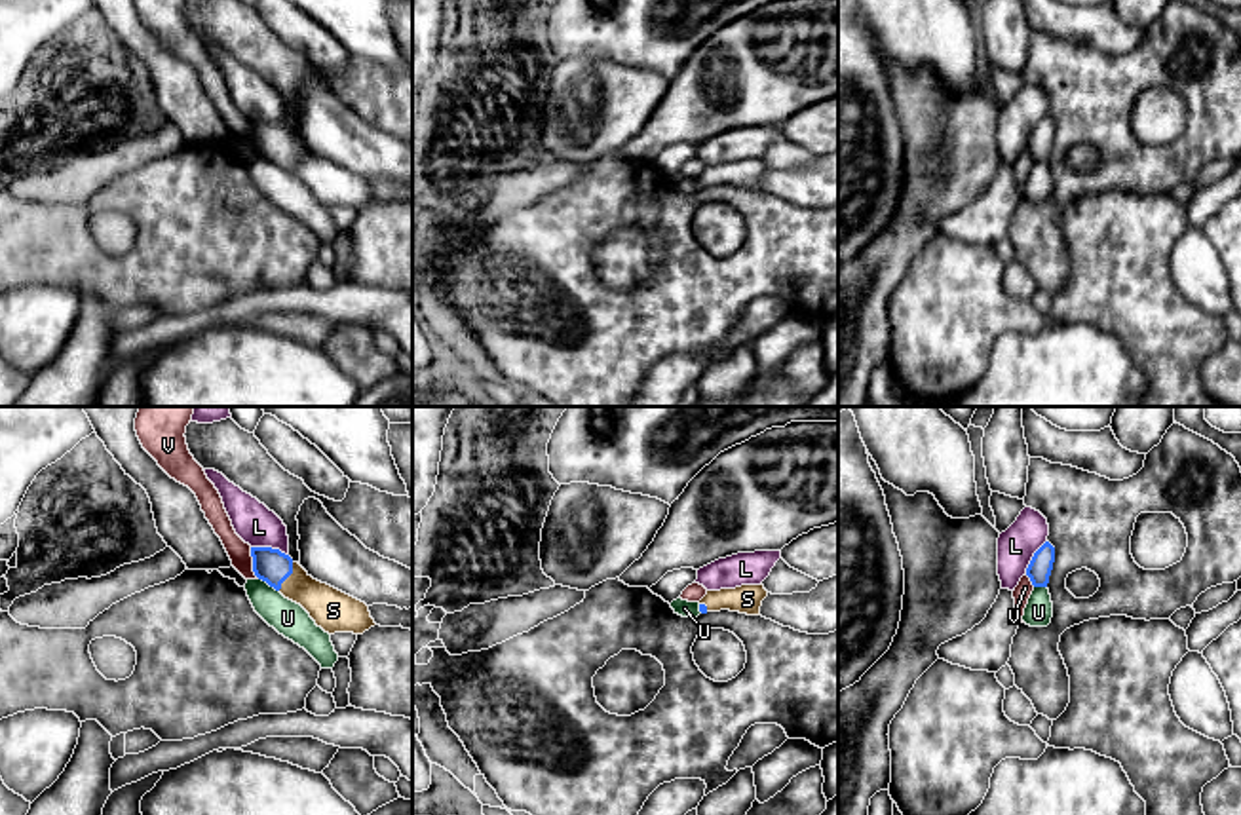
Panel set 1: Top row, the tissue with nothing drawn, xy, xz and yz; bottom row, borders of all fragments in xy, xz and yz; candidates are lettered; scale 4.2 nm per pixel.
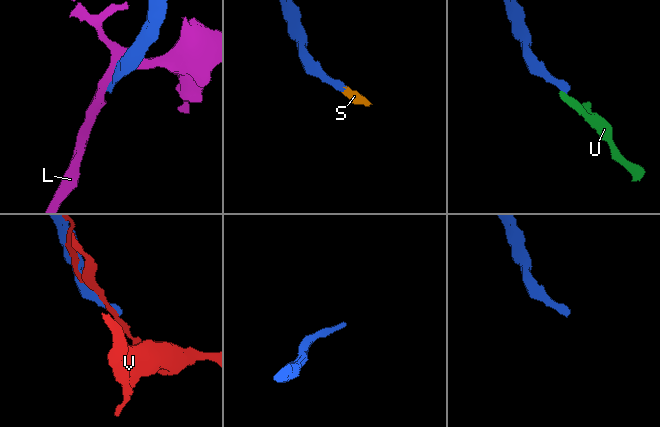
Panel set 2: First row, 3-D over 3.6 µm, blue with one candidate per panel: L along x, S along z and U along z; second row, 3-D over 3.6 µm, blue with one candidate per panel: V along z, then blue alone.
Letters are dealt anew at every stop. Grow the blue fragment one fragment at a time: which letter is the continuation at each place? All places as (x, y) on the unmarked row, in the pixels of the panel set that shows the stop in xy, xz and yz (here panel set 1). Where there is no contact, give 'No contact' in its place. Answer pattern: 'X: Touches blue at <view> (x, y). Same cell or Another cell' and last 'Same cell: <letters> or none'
L: Touches blue at xy (270, 122). Another cell
S: Touches blue at xy (289, 149). Same cell
U: Touches blue at xy (268, 158). Another cell
V: Touches blue at xy (253, 137). Another cell
Same cell: S

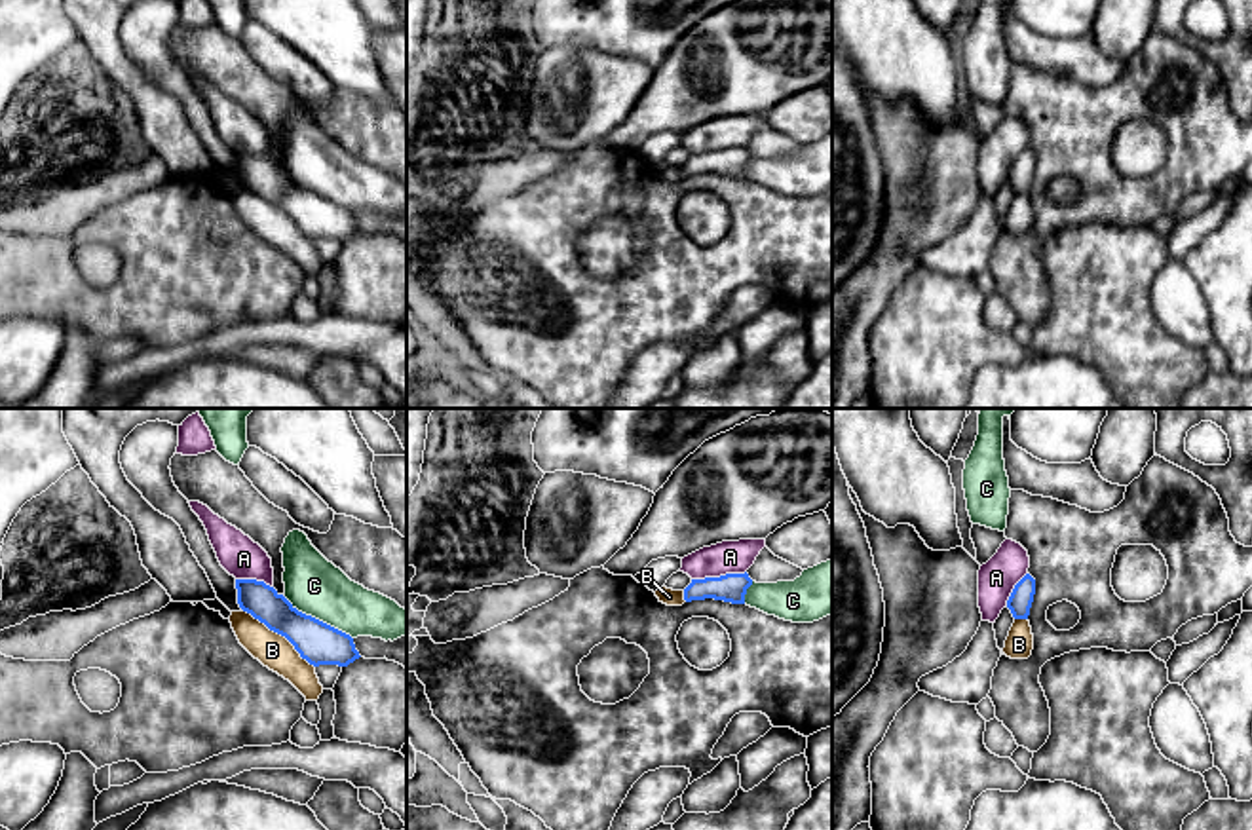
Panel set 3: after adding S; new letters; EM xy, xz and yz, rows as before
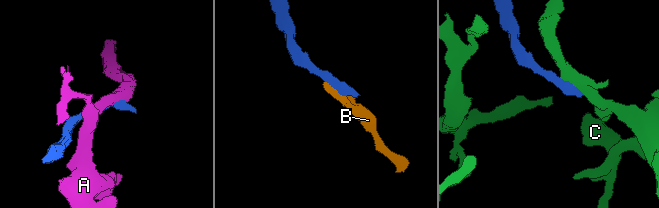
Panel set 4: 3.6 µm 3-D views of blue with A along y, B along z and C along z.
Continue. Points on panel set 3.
A: Touches blue at xz (720, 150). Another cell
B: Touches blue at xy (280, 207). Another cell
C: Touches blue at xy (318, 194). Another cell
Same cell: none

